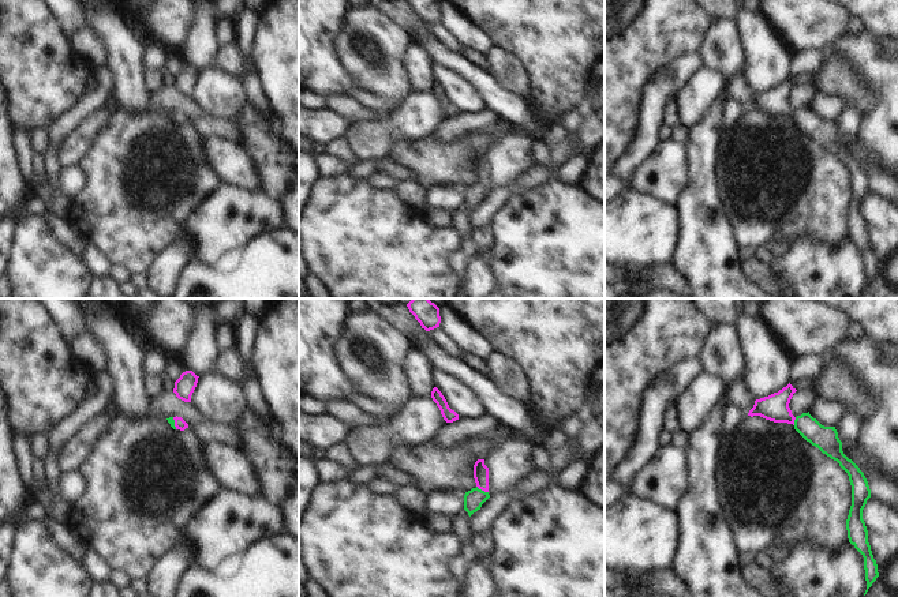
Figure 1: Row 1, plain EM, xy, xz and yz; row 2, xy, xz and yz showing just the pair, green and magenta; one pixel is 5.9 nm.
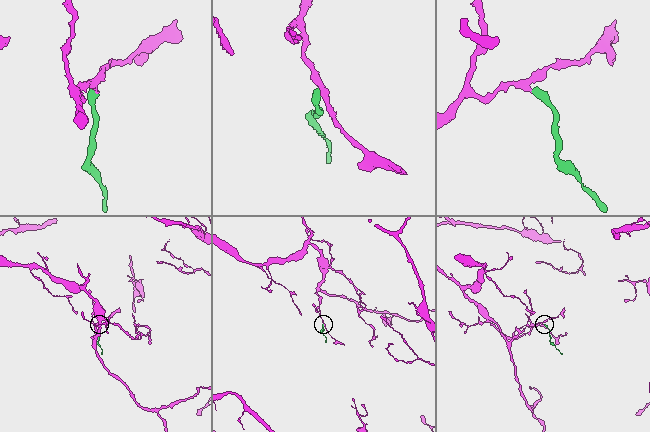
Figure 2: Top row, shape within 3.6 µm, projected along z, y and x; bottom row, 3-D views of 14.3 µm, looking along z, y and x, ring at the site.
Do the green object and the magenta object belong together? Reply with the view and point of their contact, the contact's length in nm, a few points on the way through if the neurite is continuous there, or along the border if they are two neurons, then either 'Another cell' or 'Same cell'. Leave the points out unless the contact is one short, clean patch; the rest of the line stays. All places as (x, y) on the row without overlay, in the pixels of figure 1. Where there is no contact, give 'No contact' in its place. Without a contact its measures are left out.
Touches green at xz (481, 184). Shared border 80 nm. Path across: xz (474, 194), (481, 184), (481, 166). Same cell.

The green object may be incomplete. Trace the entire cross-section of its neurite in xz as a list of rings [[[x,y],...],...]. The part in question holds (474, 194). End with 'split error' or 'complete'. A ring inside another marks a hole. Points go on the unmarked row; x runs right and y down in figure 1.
[[[478,154],[474,159],[474,173],[476,181],[464,189],[464,204],[471,211],[480,204],[482,199],[490,192],[489,189],[489,162],[484,154]]] | split error

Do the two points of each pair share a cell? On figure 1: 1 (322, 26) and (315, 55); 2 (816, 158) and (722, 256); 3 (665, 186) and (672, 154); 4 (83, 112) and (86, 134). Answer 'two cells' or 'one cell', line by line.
1: one cell
2: two cells
3: one cell
4: two cells

